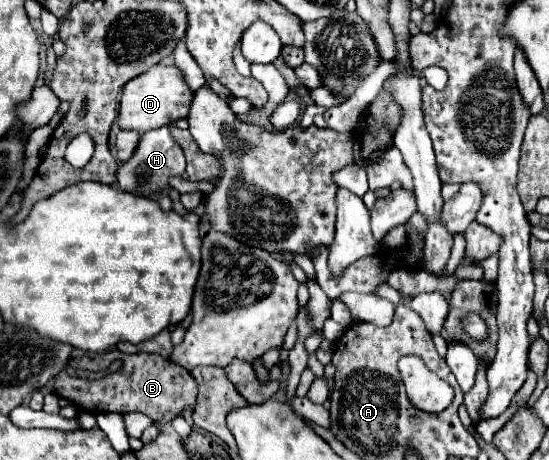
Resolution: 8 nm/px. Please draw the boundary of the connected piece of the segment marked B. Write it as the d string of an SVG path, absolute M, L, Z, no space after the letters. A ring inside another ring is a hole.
M150 353L122 355L122 361L124 361L124 367L120 371L110 373L108 377L98 381L70 377L66 371L60 371L54 379L54 393L58 397L68 399L80 411L88 411L88 413L140 411L154 421L162 419L164 413L182 415L186 409L194 409L198 385L196 385L196 379L186 369L178 367L170 359L164 359L160 355L150 355Z

